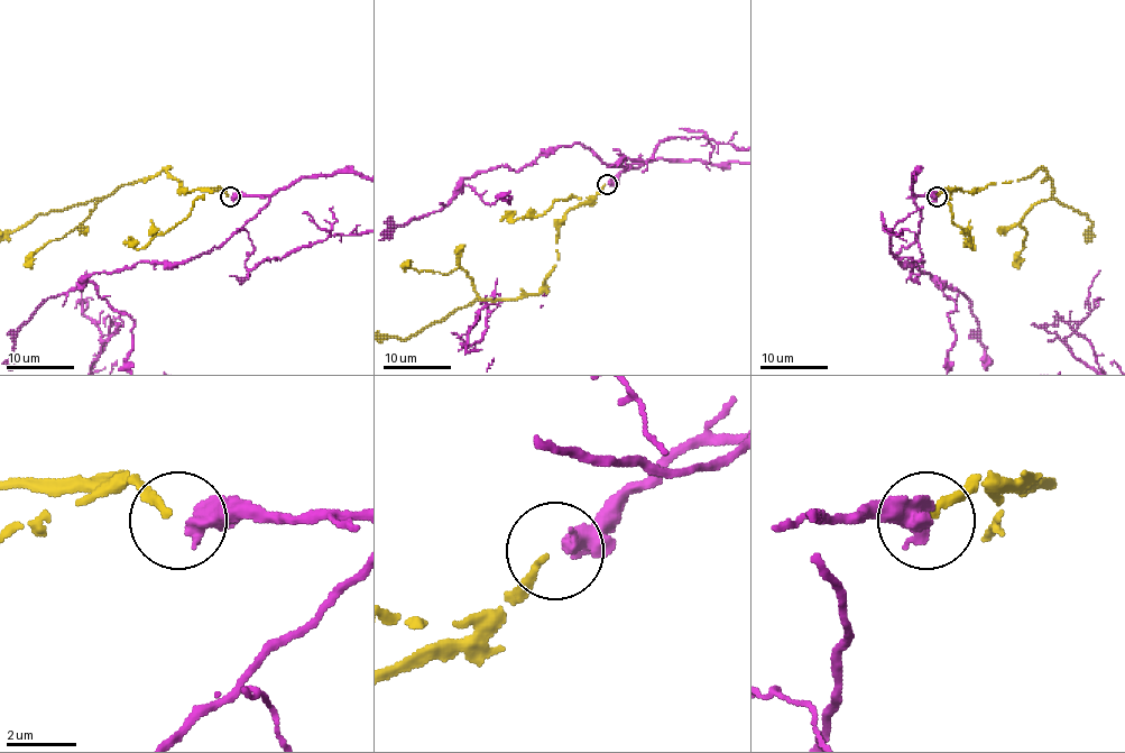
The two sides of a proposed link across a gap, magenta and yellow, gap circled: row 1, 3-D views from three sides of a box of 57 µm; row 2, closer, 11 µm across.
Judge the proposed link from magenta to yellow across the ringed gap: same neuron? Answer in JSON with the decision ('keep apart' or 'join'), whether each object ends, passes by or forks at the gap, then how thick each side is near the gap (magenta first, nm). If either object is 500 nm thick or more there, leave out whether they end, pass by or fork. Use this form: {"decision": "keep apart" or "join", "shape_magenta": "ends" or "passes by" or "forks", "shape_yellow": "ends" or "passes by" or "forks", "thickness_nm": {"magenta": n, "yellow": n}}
{"decision": "join", "shape_magenta": "ends", "shape_yellow": "ends", "thickness_nm": {"magenta": 480, "yellow": 200}}

